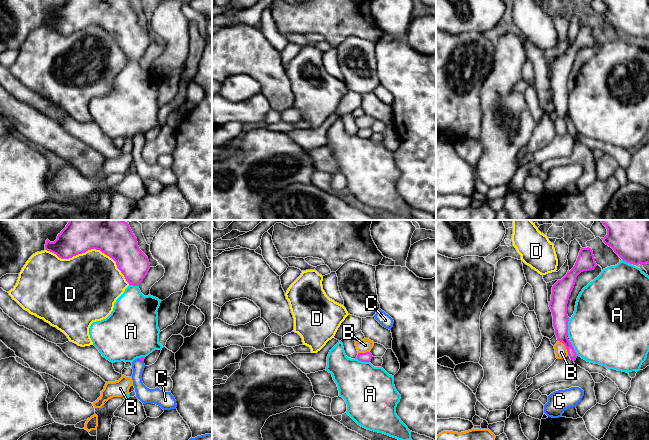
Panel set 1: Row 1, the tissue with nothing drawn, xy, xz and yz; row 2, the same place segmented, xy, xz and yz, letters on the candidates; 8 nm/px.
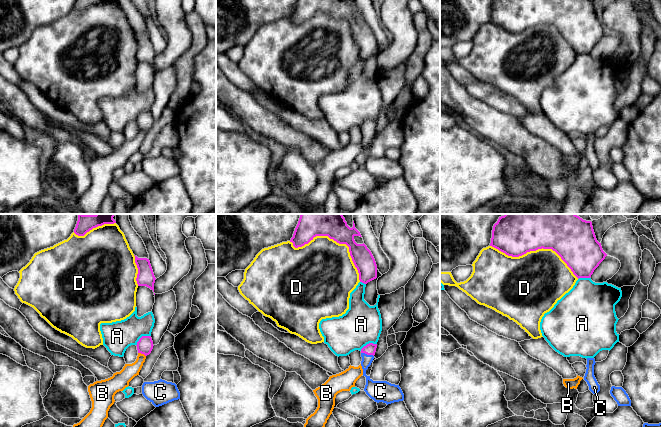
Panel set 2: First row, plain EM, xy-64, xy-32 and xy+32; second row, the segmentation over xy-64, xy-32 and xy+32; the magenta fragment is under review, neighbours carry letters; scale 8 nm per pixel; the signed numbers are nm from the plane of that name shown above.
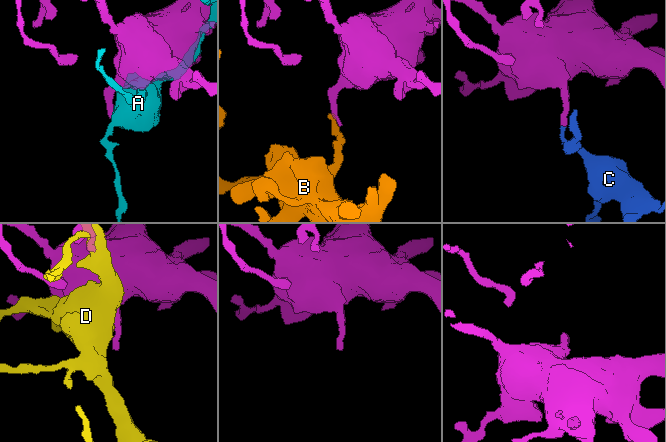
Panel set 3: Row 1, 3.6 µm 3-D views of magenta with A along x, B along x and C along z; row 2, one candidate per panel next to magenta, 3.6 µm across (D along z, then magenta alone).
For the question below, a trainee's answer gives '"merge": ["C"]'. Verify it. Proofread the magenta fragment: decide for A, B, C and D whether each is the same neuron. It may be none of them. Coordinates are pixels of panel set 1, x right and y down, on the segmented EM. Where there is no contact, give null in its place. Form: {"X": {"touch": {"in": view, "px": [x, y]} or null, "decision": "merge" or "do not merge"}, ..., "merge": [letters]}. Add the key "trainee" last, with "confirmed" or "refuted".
{"A": {"touch": {"in": "yz", "px": [567, 327]}, "decision": "do not merge"}, "B": {"touch": {"in": "yz", "px": [565, 346]}, "decision": "do not merge"}, "C": {"touch": {"in": "xy", "px": [141, 359]}, "decision": "merge"}, "D": {"touch": {"in": "xy", "px": [91, 248]}, "decision": "do not merge"}, "merge": ["C"], "trainee": "confirmed"}

